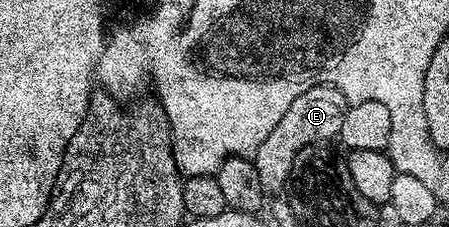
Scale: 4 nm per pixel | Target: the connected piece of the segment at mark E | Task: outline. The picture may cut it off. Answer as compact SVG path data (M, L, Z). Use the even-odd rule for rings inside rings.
M315 85L310 91L302 91L302 95L290 103L286 115L278 119L278 127L262 139L262 147L258 147L254 154L258 179L262 179L265 191L283 190L287 186L294 159L302 147L335 142L342 131L344 113L348 108L348 100L332 85Z

